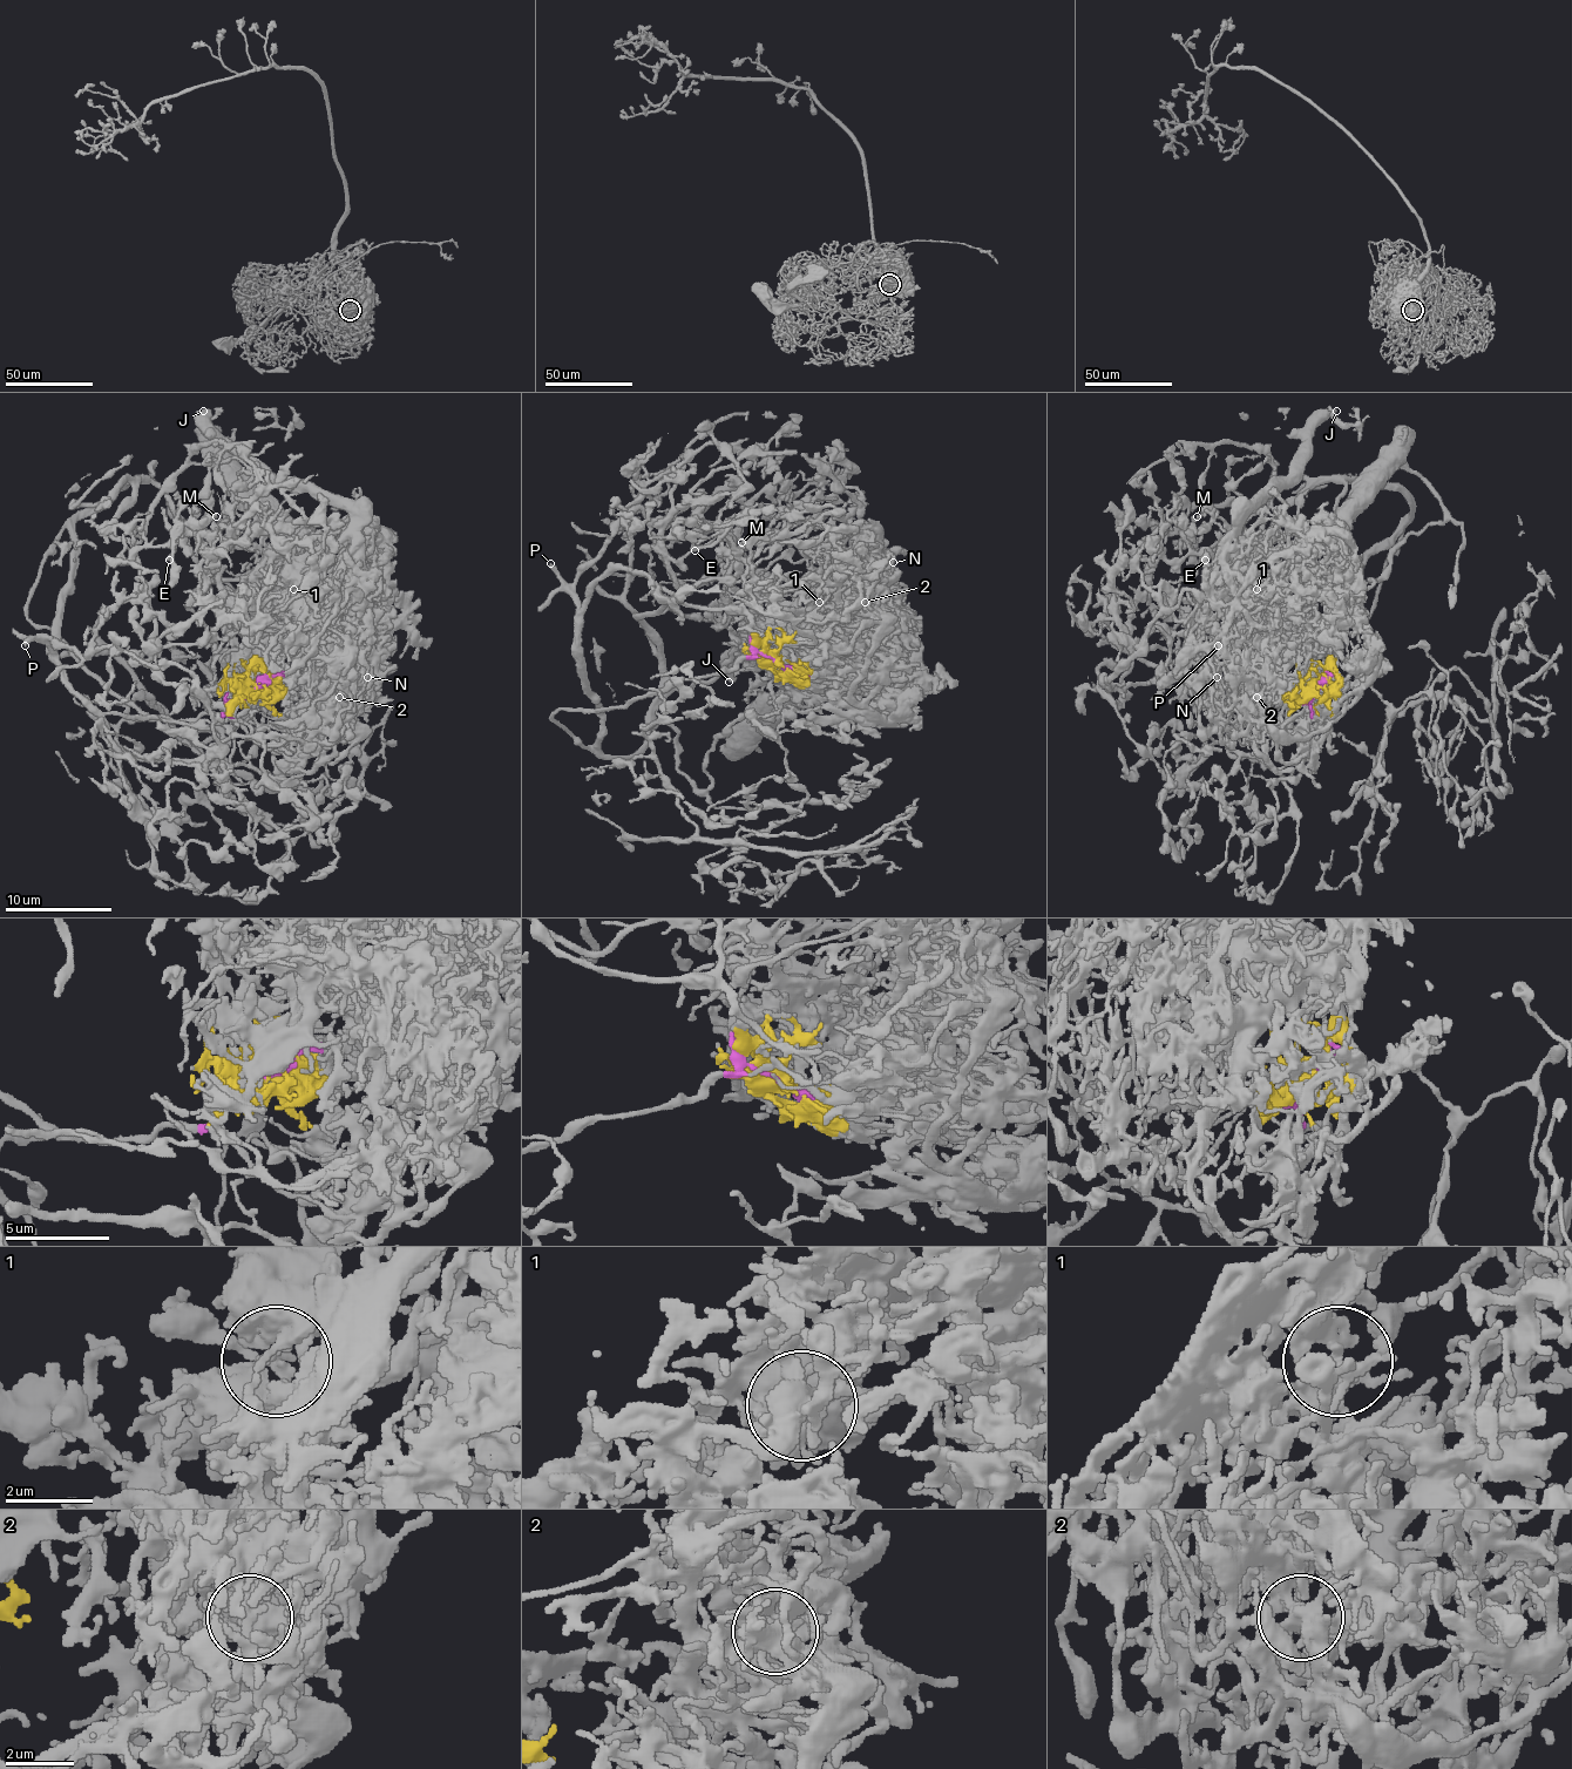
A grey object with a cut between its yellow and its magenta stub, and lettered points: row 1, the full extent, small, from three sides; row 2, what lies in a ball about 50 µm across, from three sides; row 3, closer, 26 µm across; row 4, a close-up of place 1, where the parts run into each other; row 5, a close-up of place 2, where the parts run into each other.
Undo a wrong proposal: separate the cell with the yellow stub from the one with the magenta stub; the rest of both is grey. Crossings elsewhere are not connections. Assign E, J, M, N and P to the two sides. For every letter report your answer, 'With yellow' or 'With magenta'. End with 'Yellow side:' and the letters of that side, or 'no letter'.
E: With magenta
J: With yellow
M: With magenta
N: With yellow
P: With magenta
Yellow side: J, N

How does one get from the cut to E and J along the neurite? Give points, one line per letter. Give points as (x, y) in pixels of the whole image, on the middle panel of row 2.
E: (777, 661), (553, 717), (609, 757), (645, 738), (649, 551), (697, 533), (693, 551)
J: (777, 661), (785, 673), (804, 658), (808, 607), (833, 585), (875, 589), (766, 639), (729, 682)

